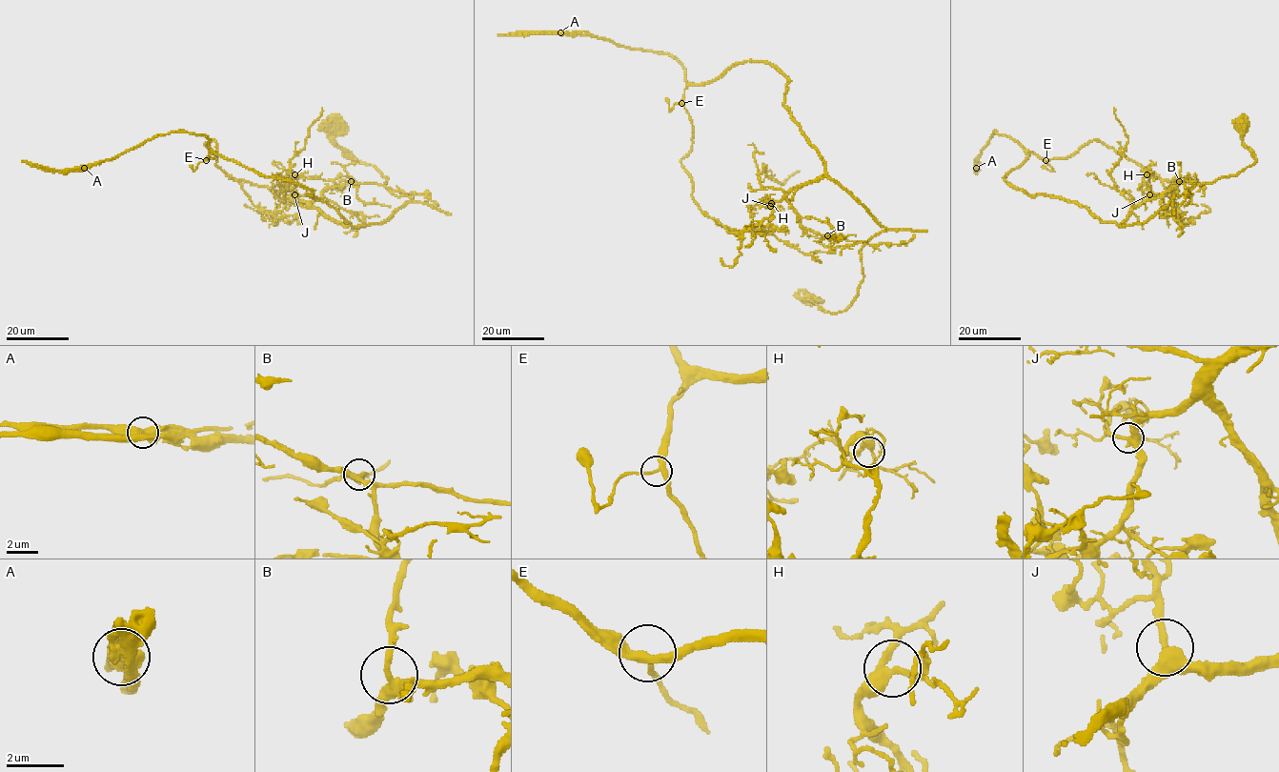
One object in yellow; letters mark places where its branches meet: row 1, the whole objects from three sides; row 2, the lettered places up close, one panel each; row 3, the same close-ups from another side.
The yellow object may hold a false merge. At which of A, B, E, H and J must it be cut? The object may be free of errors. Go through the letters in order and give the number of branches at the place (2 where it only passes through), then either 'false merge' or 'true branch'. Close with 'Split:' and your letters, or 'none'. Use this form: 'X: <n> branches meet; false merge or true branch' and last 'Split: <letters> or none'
A: 2 branches meet; false merge
B: 3 branches meet; true branch
E: 3 branches meet; true branch
H: 3 branches meet; true branch
J: 3 branches meet; true branch
Split: A

